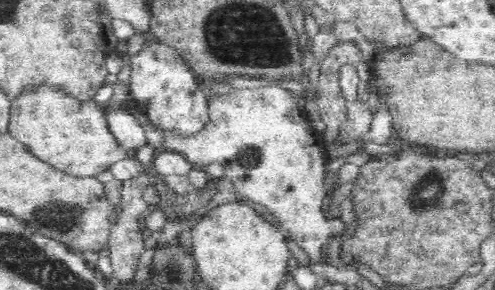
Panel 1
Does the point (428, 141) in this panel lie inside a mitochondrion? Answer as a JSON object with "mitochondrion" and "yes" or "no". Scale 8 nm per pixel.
{"mitochondrion":"no"}

